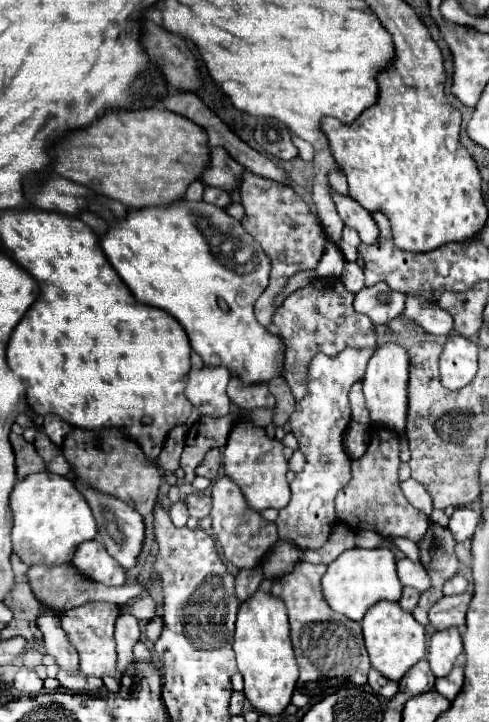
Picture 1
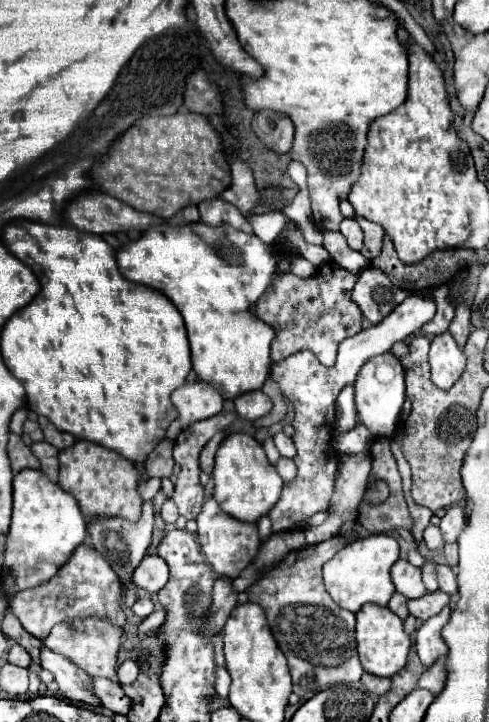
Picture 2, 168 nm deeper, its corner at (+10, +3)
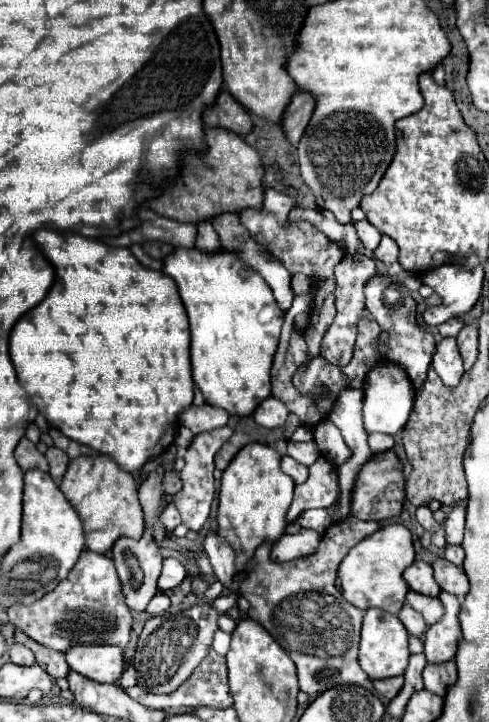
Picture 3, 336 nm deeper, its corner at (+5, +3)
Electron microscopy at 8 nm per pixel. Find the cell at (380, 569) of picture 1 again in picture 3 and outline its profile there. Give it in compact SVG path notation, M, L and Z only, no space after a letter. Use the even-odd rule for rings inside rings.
M389 524L349 550L337 572L337 588L347 602L363 612L369 608L381 608L385 612L397 614L405 602L405 594L409 592L407 582L403 580L403 570L413 560L415 550L411 532L403 524Z

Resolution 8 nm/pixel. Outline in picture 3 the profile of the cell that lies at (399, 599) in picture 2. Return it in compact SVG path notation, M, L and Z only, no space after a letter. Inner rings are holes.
M405 604L397 616L399 616L399 620L407 626L407 632L413 634L413 636L421 636L421 634L427 630L425 620L423 620L409 604Z

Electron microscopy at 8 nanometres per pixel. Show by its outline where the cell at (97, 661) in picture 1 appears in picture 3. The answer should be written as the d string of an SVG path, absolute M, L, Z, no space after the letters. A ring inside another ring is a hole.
M73 644L65 652L71 670L97 682L117 682L125 670L123 650L109 644Z

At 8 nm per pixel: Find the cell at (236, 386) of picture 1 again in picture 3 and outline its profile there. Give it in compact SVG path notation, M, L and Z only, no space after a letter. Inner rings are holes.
M269 396L265 398L253 412L253 420L257 424L261 424L263 428L277 428L277 426L283 426L285 420L287 420L287 406L275 398L275 396Z

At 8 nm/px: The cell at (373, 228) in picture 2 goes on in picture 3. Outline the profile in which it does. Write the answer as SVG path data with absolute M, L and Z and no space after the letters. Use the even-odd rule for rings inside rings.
M383 236L381 238L381 244L373 250L373 256L385 264L387 268L387 274L391 278L395 278L399 272L401 272L401 266L397 262L397 244L389 238L389 236Z

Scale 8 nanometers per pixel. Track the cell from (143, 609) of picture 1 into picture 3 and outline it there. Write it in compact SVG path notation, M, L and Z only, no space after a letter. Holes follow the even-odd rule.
M157 592L155 596L153 596L153 600L149 602L149 606L147 606L147 614L149 616L161 616L161 614L165 614L165 610L169 608L169 598L163 594L163 592Z

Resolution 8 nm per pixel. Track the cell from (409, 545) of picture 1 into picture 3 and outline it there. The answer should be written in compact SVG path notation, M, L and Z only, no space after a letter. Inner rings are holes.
M435 560L433 562L433 574L435 574L435 580L437 584L449 592L449 594L455 594L457 598L463 598L467 592L469 592L469 580L463 572L463 568L451 564L449 560Z

